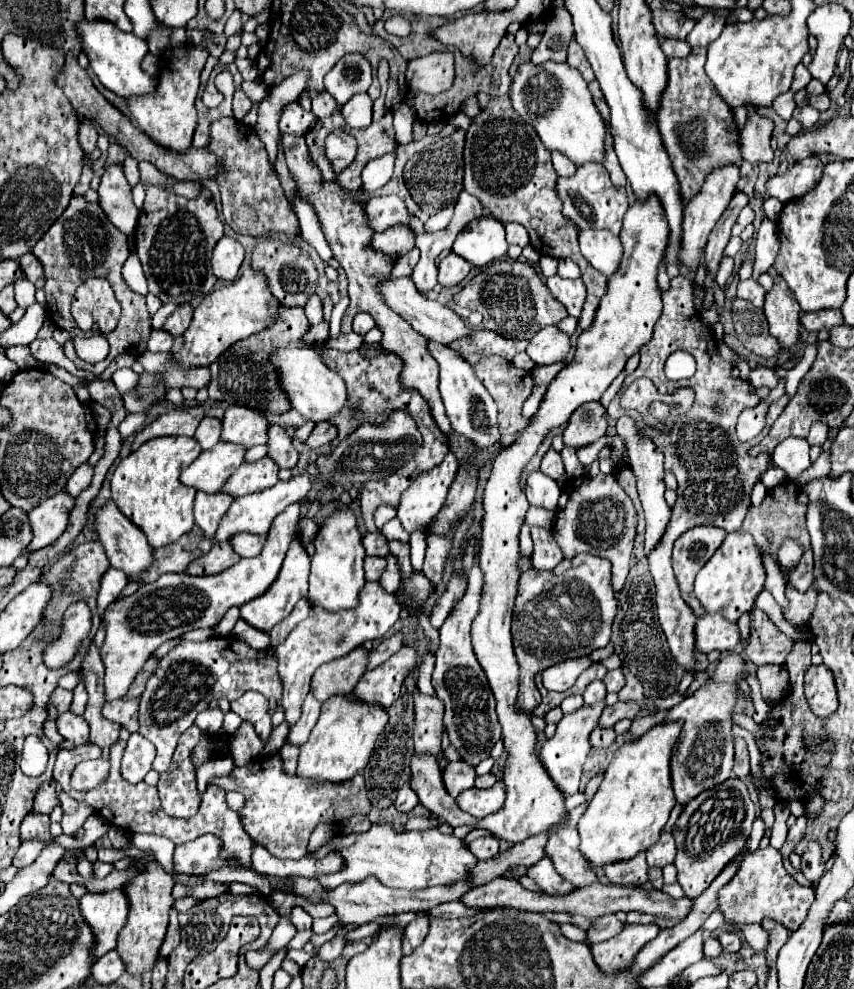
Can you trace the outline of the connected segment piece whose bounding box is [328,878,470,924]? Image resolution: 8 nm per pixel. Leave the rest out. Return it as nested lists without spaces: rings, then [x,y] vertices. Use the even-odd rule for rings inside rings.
[[[368,878],[366,882],[346,882],[346,884],[340,884],[338,888],[330,890],[328,902],[336,908],[338,920],[342,920],[346,924],[366,924],[366,922],[374,922],[384,914],[400,912],[404,908],[406,908],[406,912],[422,912],[422,914],[426,914],[428,910],[432,910],[434,906],[438,906],[442,902],[458,900],[468,888],[470,888],[470,884],[458,882],[458,884],[454,884],[450,888],[438,886],[438,888],[426,888],[426,890],[410,892],[410,890],[392,890],[388,886],[382,886],[376,878]]]

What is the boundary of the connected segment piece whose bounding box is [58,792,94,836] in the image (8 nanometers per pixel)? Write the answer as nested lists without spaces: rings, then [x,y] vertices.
[[[60,792],[58,794],[60,796],[60,802],[62,802],[62,808],[64,808],[64,818],[62,818],[62,828],[64,828],[64,834],[68,834],[68,836],[74,836],[80,828],[82,828],[82,824],[86,822],[86,818],[94,812],[88,804],[80,804],[78,800],[74,800],[74,798],[70,798],[68,794],[64,794],[64,792]]]

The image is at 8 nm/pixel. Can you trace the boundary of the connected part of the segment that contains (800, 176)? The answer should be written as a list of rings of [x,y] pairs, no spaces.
[[[818,156],[806,158],[790,166],[782,176],[774,176],[766,182],[766,190],[770,196],[778,198],[780,202],[790,202],[806,192],[810,192],[822,176],[822,160]]]

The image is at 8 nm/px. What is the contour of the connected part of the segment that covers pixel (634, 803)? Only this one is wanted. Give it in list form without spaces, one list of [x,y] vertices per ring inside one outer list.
[[[660,722],[638,740],[622,744],[604,772],[604,780],[578,822],[580,852],[590,866],[628,860],[658,842],[676,804],[670,786],[670,754],[680,738],[682,722]]]

